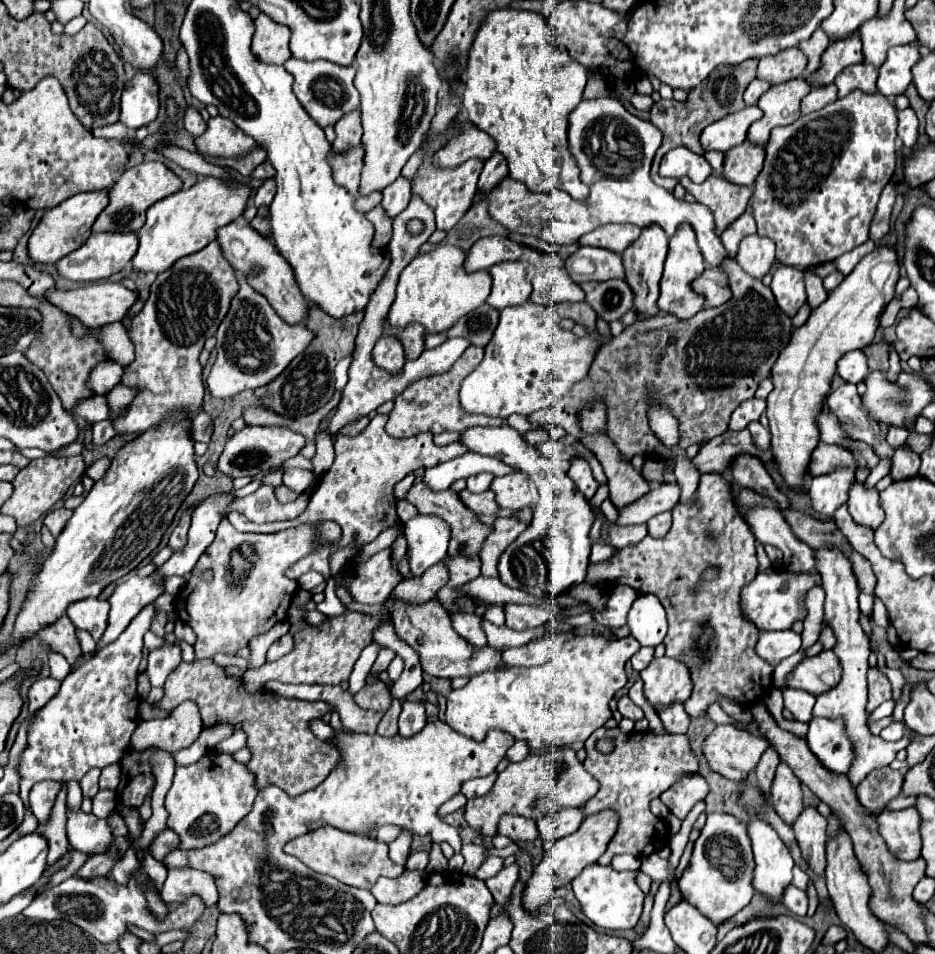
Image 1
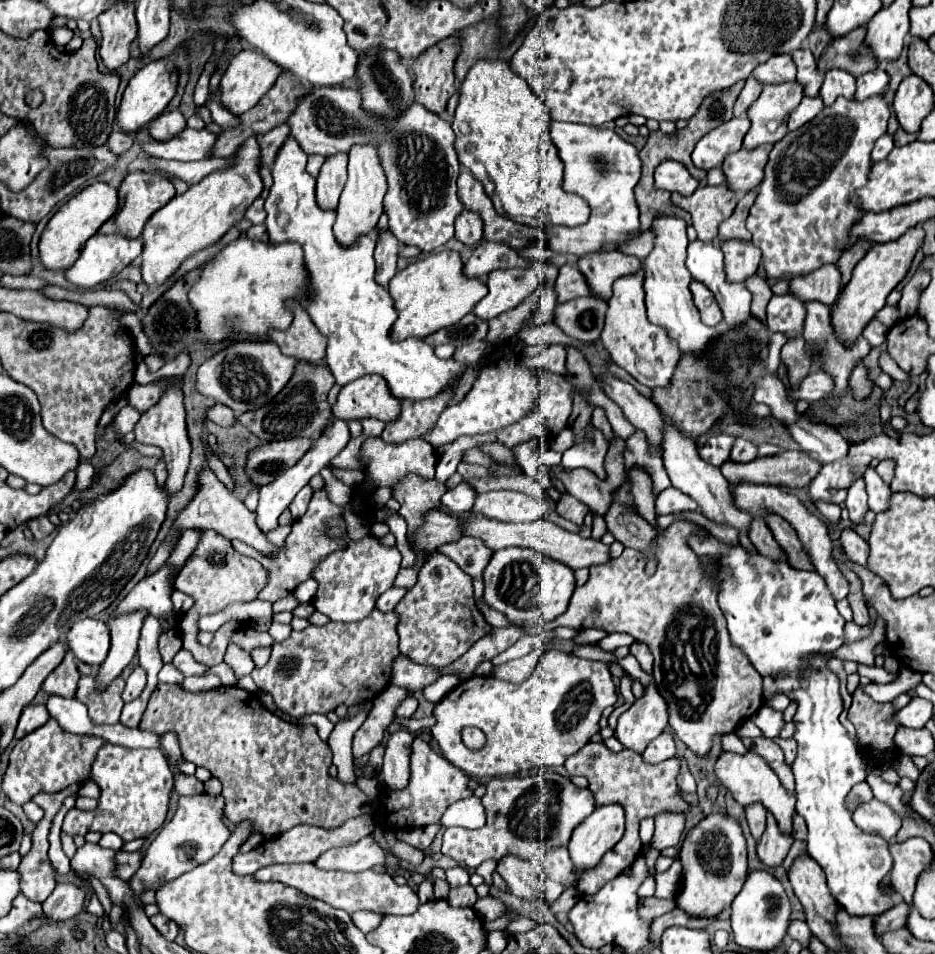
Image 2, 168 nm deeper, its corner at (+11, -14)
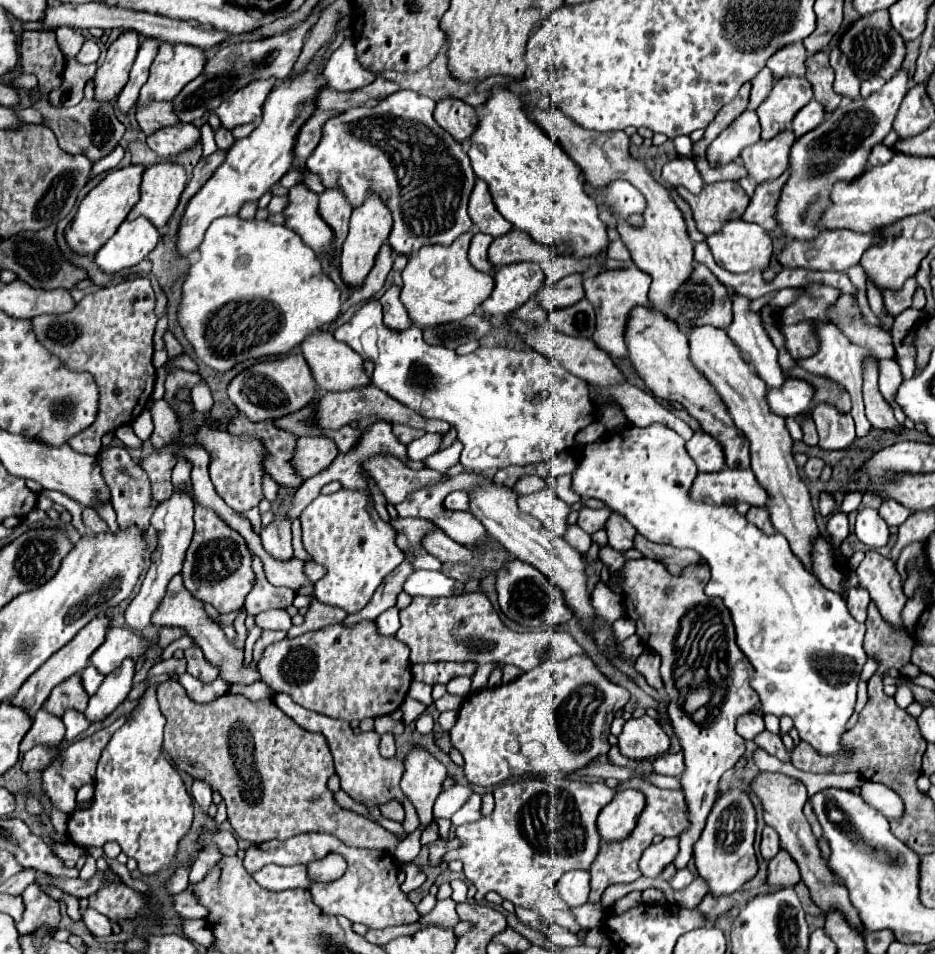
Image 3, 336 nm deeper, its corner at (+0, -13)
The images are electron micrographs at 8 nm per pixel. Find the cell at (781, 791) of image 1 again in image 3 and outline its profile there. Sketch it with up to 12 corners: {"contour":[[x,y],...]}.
{"contour":[[786,851],[768,863],[770,893],[794,887],[800,871]]}

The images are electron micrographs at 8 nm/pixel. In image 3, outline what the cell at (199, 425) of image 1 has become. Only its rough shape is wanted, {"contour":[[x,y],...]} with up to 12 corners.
{"contour":[[131,424],[119,427],[115,437],[127,449],[140,448],[143,441]]}

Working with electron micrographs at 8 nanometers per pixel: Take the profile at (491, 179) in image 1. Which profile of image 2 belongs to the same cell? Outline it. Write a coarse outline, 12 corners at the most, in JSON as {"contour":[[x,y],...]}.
{"contour":[[463,212],[455,220],[455,238],[475,244],[483,236],[479,212]]}

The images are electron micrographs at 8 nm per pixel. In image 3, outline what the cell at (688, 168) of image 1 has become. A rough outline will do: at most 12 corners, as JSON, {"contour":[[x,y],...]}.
{"contour":[[670,159],[662,179],[698,193],[704,181],[692,159]]}

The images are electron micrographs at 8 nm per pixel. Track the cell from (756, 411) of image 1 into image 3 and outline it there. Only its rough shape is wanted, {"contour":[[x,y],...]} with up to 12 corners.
{"contour":[[704,431],[694,433],[686,451],[698,471],[726,467],[722,447]]}

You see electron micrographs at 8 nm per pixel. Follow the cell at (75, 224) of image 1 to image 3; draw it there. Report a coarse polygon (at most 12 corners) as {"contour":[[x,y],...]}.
{"contour":[[144,165],[114,169],[66,227],[76,253],[96,251],[140,199]]}

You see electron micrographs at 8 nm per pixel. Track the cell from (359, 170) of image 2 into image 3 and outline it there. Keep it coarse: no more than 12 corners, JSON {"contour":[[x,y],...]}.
{"contour":[[378,195],[352,211],[342,281],[358,289],[392,229]]}

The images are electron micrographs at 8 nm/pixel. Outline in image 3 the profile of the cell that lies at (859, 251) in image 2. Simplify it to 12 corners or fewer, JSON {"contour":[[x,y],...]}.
{"contour":[[878,361],[866,363],[862,395],[872,427],[896,435],[894,419],[878,391]]}

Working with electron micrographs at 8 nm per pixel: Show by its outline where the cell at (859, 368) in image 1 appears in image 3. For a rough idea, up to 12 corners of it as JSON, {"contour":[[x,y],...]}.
{"contour":[[786,379],[768,389],[772,413],[796,417],[810,405],[810,387]]}

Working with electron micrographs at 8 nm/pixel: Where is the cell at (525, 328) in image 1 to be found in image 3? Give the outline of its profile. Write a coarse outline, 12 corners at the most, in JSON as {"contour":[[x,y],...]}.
{"contour":[[440,435],[412,441],[406,449],[408,461],[426,461],[442,443]]}

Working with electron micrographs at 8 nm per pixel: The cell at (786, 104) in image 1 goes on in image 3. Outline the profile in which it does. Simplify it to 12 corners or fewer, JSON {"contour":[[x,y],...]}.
{"contour":[[806,77],[778,79],[756,109],[762,141],[785,130],[812,101]]}

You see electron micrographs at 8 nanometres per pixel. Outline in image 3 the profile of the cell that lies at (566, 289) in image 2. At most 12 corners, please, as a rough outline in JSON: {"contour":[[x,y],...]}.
{"contour":[[582,275],[544,287],[534,301],[546,313],[584,299]]}

